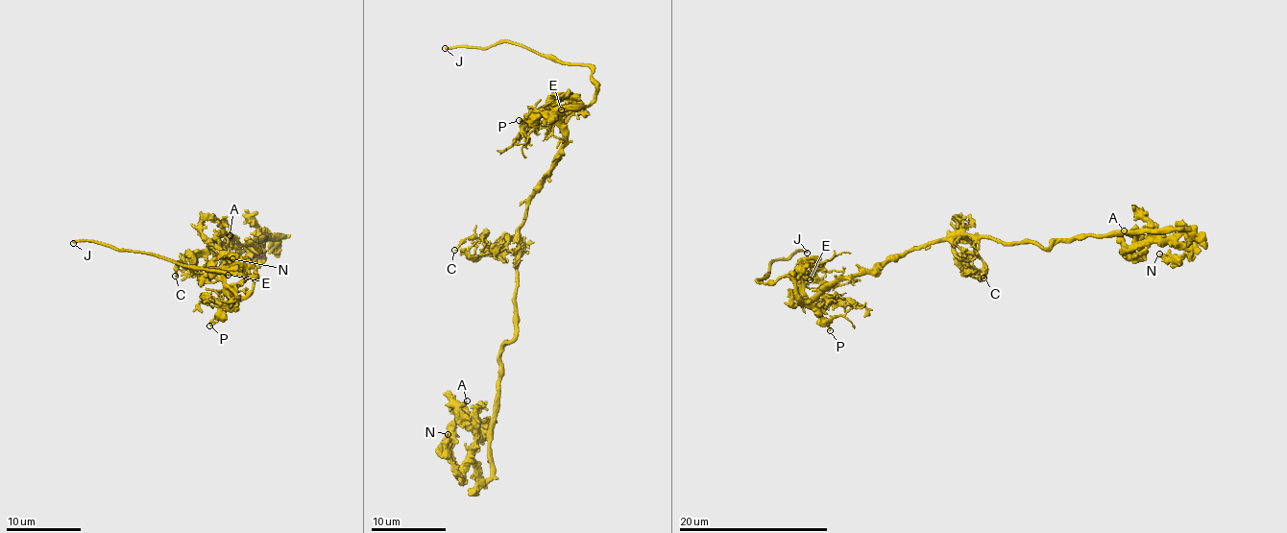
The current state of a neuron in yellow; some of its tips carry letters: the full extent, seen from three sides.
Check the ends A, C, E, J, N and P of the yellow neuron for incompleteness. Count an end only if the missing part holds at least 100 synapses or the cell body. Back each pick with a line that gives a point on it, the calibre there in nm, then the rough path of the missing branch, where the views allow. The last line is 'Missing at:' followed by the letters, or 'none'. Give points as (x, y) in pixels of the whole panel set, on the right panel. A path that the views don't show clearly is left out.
J: Place: (807, 253). Thickness 300 nm. Course of what is missing: (807, 253), (813, 253), (818, 248), (827, 250), (822, 244), (810, 245), (796, 259), (786, 260), (787, 254)
Missing at: J

